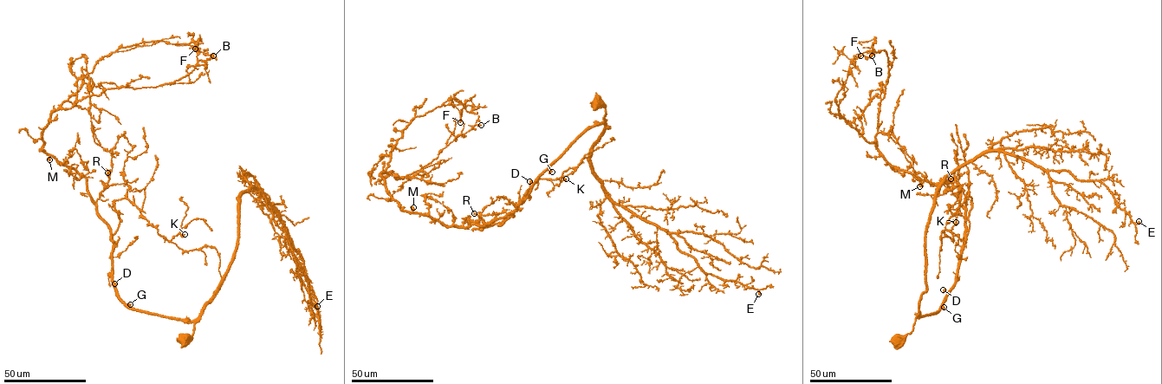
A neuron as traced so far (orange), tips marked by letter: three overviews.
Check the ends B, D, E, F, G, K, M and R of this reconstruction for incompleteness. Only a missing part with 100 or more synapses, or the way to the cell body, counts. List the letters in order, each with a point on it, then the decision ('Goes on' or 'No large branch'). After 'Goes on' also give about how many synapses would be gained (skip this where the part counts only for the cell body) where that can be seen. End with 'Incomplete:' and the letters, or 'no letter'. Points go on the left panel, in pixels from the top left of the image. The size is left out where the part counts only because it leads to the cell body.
B: Place: (213, 55). No large branch
D: Place: (114, 283). No large branch
E: Place: (317, 306). No large branch
F: Place: (195, 48). No large branch
G: Place: (130, 304). No large branch
K: Place: (185, 234). No large branch
M: Place: (49, 159). No large branch
R: Place: (107, 172). Goes on. Roughly 100 synapses
Incomplete: R

